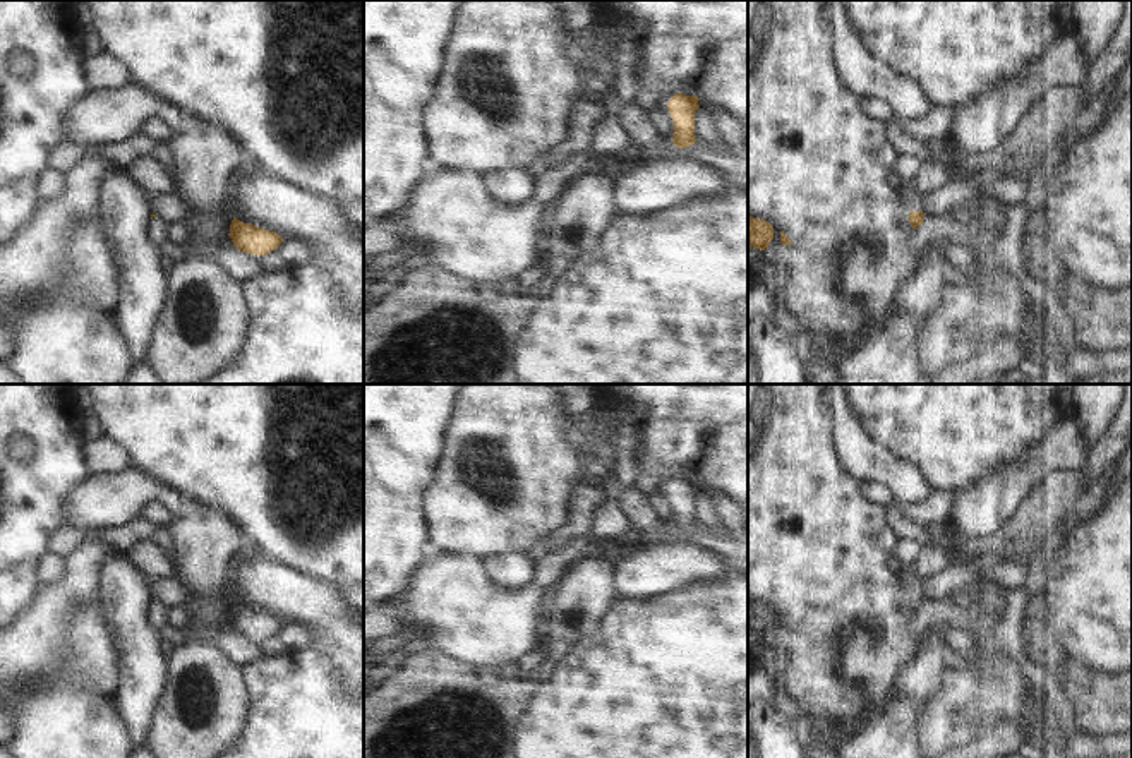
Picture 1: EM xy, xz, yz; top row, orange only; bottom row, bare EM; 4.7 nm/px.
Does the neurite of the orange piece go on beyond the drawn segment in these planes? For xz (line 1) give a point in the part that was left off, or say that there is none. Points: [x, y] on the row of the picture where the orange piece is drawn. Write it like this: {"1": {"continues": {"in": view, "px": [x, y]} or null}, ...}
{"1": {"continues": null}}

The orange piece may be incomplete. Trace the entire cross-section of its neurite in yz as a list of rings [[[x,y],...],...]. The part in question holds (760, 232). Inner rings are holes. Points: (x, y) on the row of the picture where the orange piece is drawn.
[[[760,218],[748,220],[748,247],[765,250],[774,238],[774,228],[768,221]]]

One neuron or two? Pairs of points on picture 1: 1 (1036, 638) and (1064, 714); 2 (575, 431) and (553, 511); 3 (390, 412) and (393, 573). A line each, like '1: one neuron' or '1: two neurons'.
1: two neurons
2: two neurons
3: one neuron

